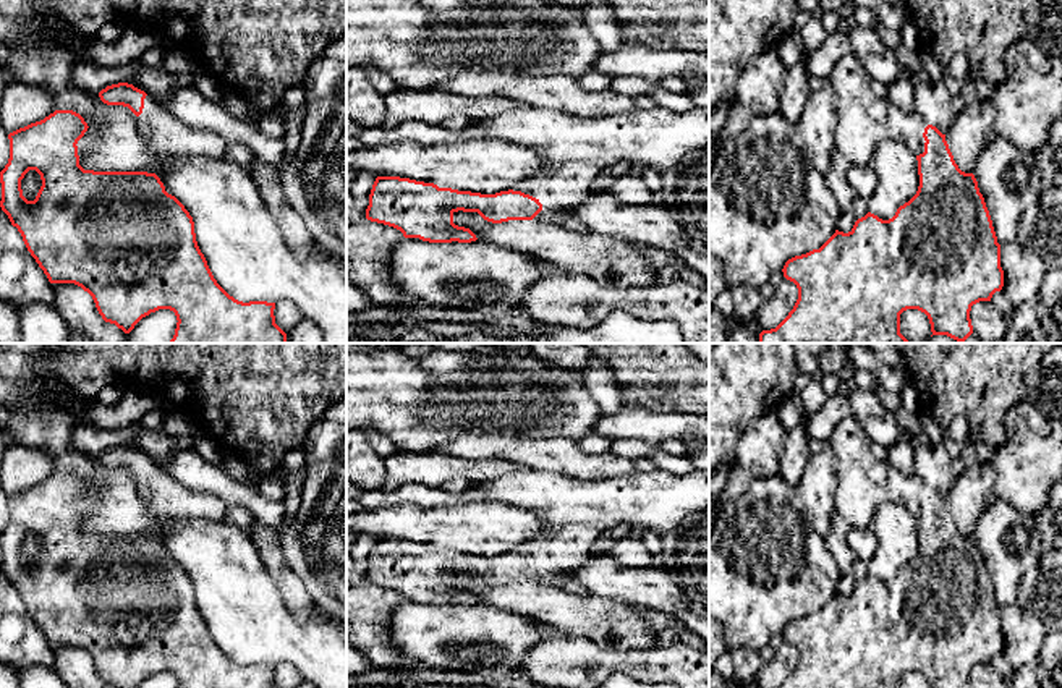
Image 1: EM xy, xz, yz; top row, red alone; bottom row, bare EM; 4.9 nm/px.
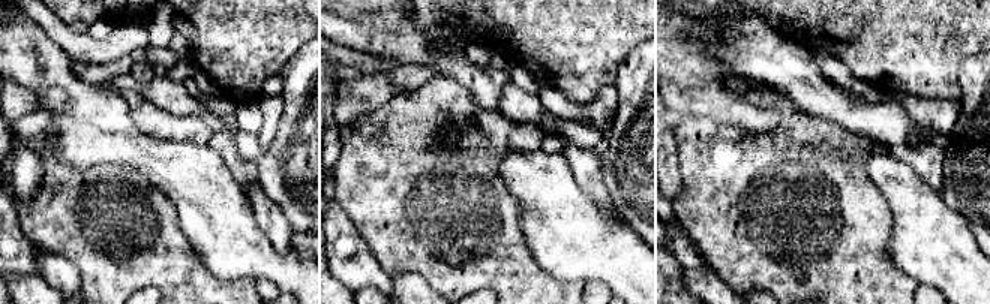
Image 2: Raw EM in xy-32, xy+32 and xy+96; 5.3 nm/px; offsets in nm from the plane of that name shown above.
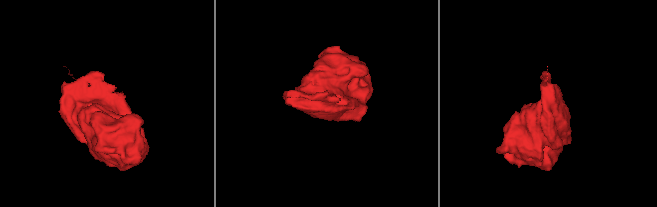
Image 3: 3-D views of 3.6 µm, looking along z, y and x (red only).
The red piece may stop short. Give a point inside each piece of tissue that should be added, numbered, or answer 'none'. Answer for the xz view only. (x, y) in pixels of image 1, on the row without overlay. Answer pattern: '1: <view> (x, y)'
1: xz (573, 512)

